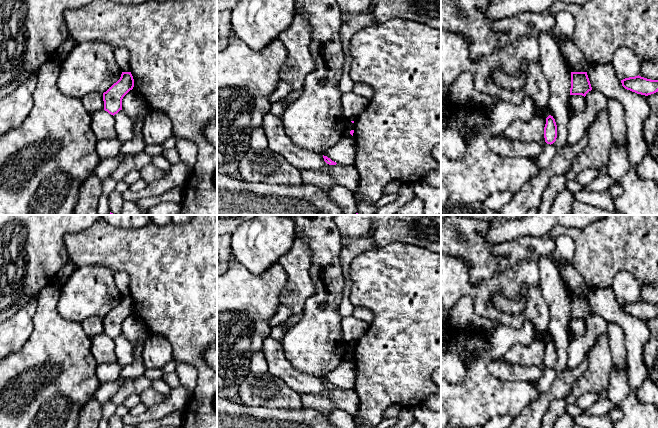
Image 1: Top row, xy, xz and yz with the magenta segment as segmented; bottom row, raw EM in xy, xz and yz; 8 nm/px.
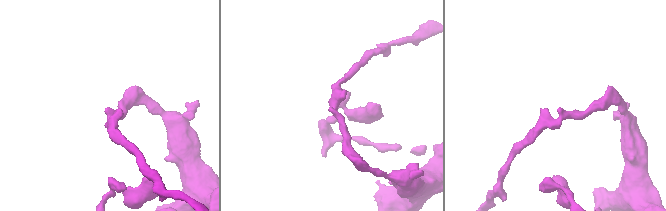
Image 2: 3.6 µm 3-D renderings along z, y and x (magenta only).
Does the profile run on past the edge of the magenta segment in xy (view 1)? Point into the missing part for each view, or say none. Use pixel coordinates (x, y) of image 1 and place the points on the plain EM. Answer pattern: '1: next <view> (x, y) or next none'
1: next none

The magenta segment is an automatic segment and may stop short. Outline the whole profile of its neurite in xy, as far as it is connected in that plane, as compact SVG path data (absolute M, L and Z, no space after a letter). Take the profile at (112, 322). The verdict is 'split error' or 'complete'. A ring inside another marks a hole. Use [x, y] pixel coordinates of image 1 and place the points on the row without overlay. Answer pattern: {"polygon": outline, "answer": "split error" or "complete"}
{"polygon": "M122 296L120 303L103 317L104 334L111 339L122 334L123 321L134 311L131 296Z", "answer": "complete"}

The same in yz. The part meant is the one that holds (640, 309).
{"polygon": "M641 300L629 301L621 304L622 310L641 319L651 319L658 316L658 304L651 304Z", "answer": "complete"}

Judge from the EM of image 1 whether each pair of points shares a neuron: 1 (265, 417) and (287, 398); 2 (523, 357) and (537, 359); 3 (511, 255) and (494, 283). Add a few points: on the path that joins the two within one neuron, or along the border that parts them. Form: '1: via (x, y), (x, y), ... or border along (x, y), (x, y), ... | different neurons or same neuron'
1: border along (253, 405), (286, 409), (300, 408) | different neurons
2: via (526, 357), (534, 357) | same neuron
3: border along (521, 259), (512, 268), (497, 272), (480, 283) | different neurons

